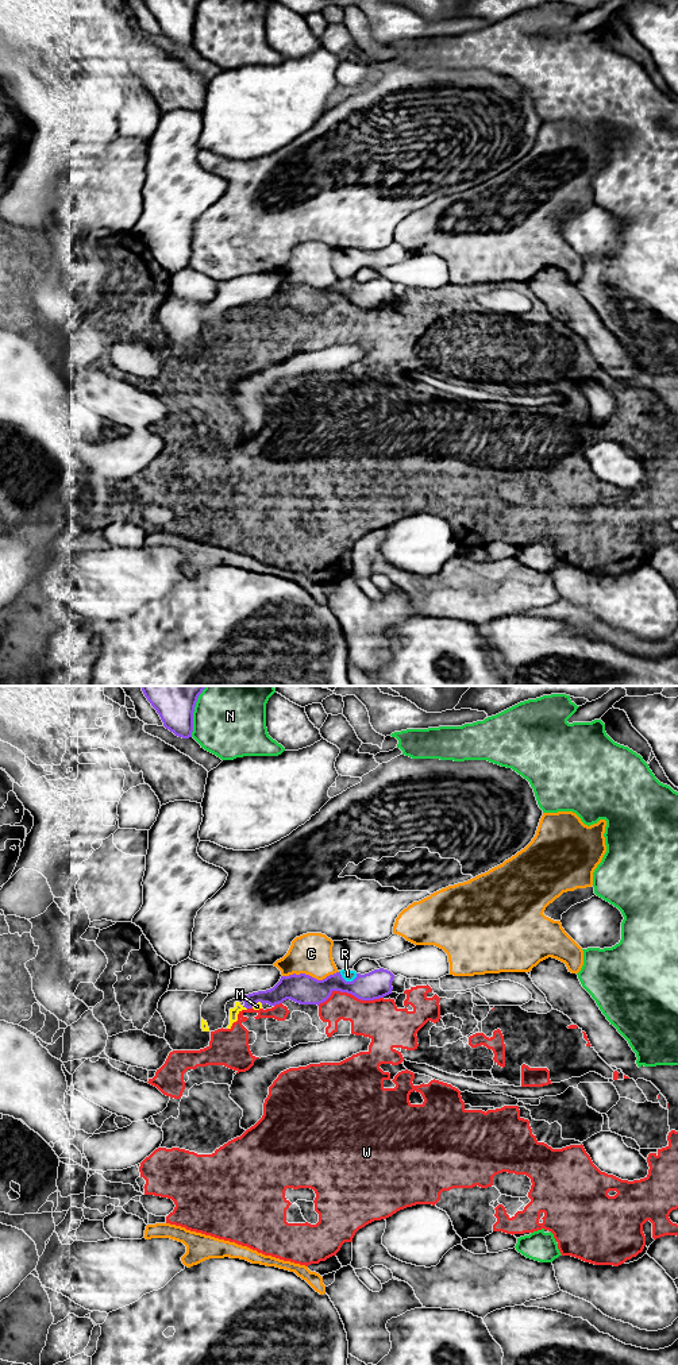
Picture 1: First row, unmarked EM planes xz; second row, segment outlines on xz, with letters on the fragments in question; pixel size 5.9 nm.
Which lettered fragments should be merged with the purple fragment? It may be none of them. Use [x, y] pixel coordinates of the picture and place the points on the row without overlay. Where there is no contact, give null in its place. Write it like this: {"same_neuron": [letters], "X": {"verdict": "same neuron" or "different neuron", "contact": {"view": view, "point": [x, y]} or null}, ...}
{"same_neuron": [], "C": {"verdict": "different neuron", "contact": {"view": "xz", "point": [309, 285]}}, "M": {"verdict": "different neuron", "contact": {"view": "xz", "point": [243, 315]}}, "N": {"verdict": "different neuron", "contact": {"view": "xz", "point": [192, 23]}}, "R": {"verdict": "different neuron", "contact": {"view": "xz", "point": [347, 290]}}, "W": {"verdict": "different neuron", "contact": {"view": "xz", "point": [350, 301]}}}

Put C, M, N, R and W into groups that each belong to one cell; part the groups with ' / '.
C R / M W / N

